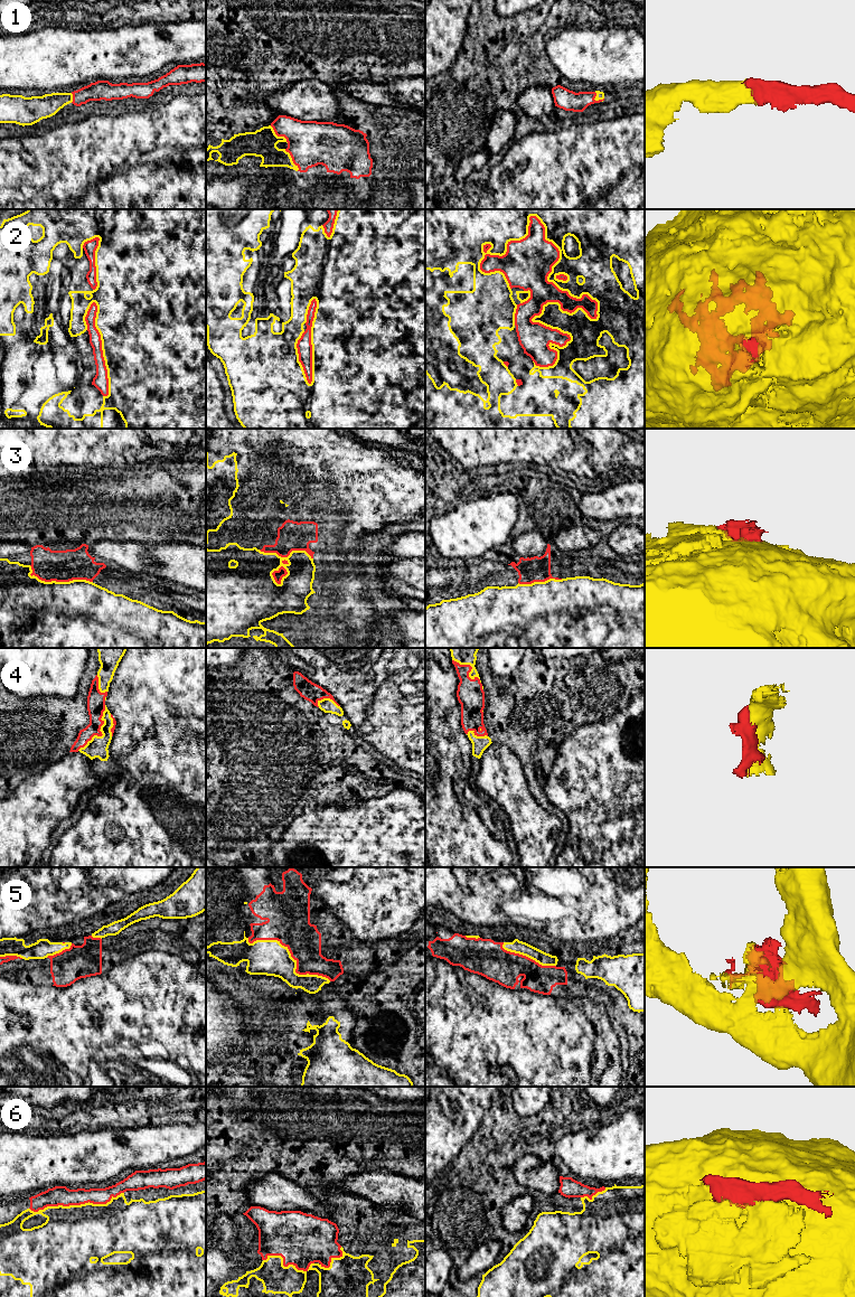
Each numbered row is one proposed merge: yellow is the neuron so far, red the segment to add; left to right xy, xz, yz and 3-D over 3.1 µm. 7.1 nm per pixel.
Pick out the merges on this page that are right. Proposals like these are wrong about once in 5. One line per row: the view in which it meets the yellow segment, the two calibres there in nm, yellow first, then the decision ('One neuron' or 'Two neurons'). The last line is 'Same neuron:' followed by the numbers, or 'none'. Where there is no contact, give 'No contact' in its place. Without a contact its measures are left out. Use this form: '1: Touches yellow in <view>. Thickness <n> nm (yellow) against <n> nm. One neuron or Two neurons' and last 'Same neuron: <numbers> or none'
1: Touches yellow in xz. Thickness 200 nm (yellow) against 320 nm. One neuron
2: Touches yellow in yz. Thickness 280 nm (yellow) against 120 nm. One neuron
3: Touches yellow in xz. Thickness 260 nm (yellow) against 200 nm. One neuron
4: Touches yellow in xy. Thickness 150 nm (yellow) against 130 nm. One neuron
5: Touches yellow in xz. Thickness 260 nm (yellow) against 300 nm. Two neurons
6: Touches yellow in xy. Thickness 440 nm (yellow) against 140 nm. Two neurons
Same neuron: 1, 2, 3, 4

